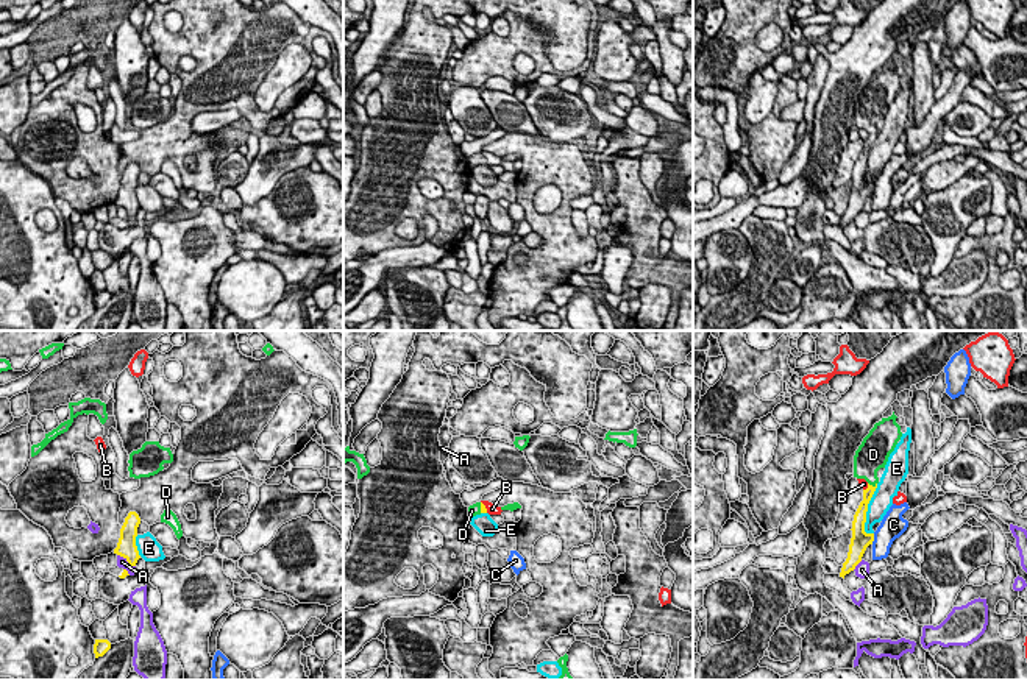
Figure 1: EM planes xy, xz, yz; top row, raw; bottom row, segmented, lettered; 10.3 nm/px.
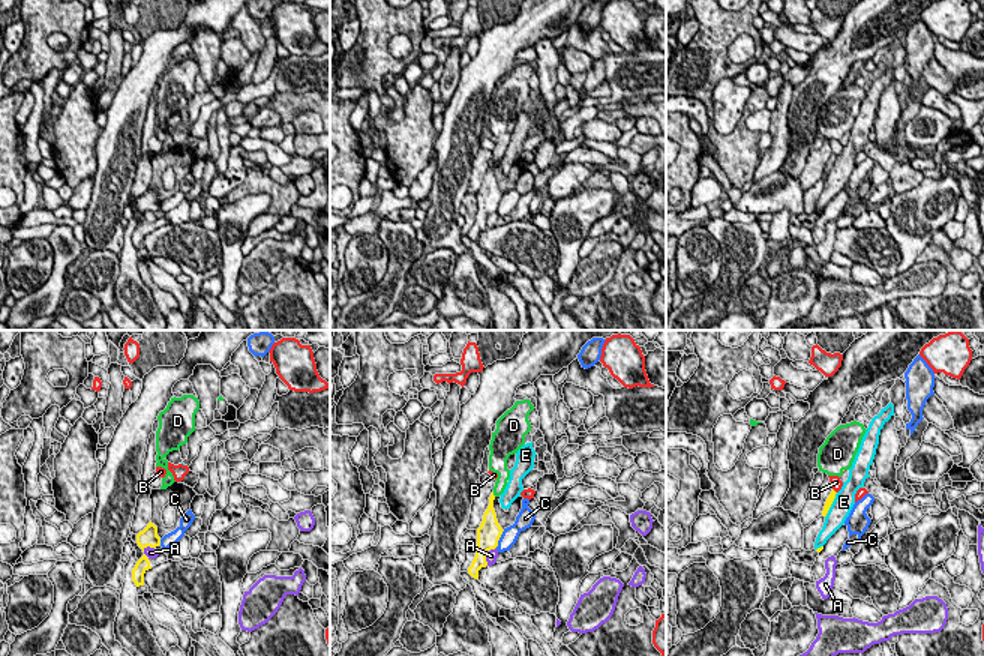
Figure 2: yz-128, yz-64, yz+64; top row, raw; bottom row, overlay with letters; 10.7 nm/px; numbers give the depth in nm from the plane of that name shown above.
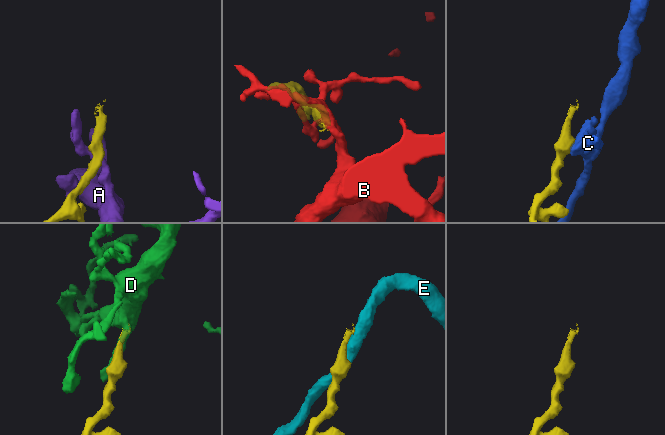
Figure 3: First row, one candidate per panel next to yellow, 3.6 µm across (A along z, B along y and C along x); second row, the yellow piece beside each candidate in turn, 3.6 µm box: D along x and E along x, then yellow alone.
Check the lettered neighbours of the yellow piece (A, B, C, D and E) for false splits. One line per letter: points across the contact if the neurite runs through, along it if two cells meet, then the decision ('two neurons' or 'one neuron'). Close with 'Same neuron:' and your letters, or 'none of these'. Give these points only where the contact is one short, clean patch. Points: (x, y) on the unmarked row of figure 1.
A: border xy (117, 205), (135, 217); two neurons
B: border xz (481, 152), (487, 162); two neurons
C: border yz (874, 184), (871, 194); two neurons
D: way yz (868, 144), (871, 136), (867, 113); one neuron
E: two neurons
Same neuron: D

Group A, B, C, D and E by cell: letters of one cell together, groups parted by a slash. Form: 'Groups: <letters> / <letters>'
Groups: A / B / C / D / E

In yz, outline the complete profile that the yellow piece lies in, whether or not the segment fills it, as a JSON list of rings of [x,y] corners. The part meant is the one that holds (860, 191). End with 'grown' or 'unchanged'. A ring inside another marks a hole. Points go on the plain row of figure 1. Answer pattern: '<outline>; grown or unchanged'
[[[893,62],[891,67],[882,69],[876,73],[854,106],[854,128],[865,129],[868,133],[868,139],[863,140],[863,151],[854,165],[849,203],[840,223],[840,228],[843,229],[855,220],[862,212],[866,198],[874,192],[874,184],[865,182],[866,162],[879,134],[877,122],[885,119],[890,104],[902,87],[901,76],[896,73],[896,69],[897,67]]]; grown

